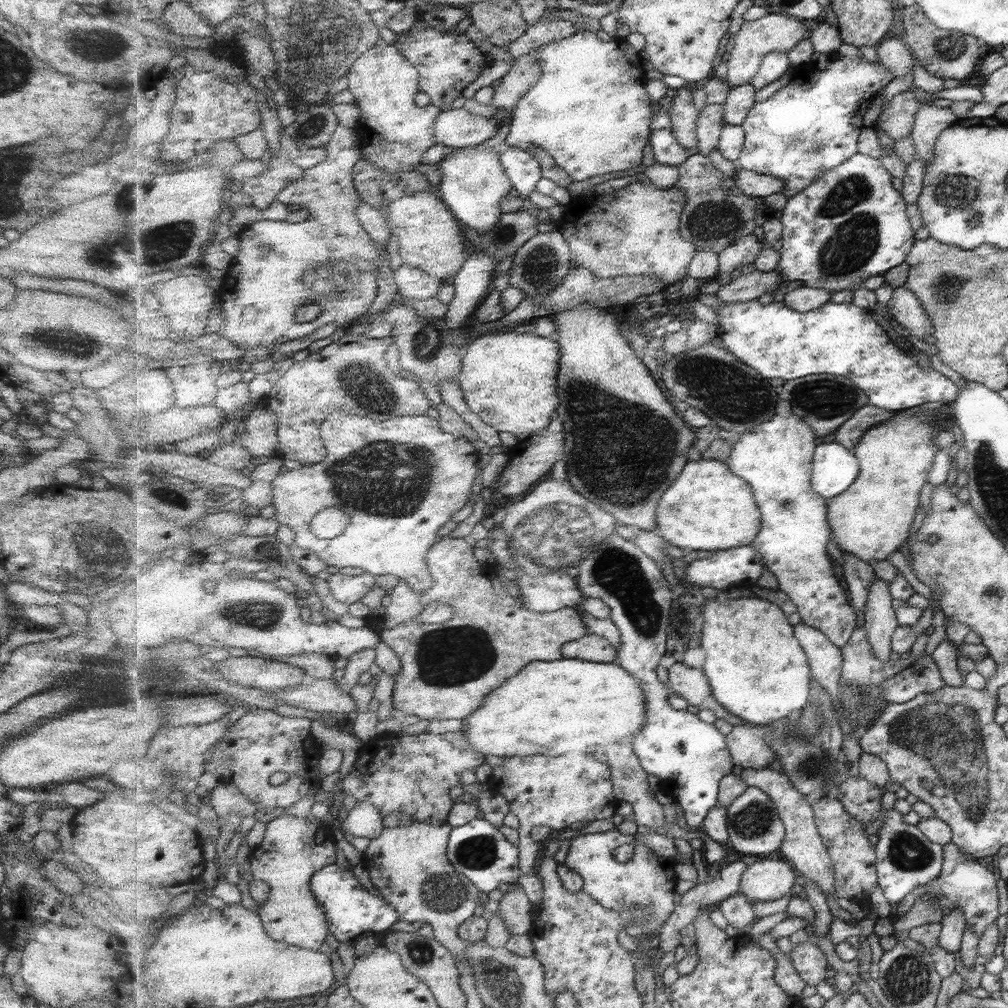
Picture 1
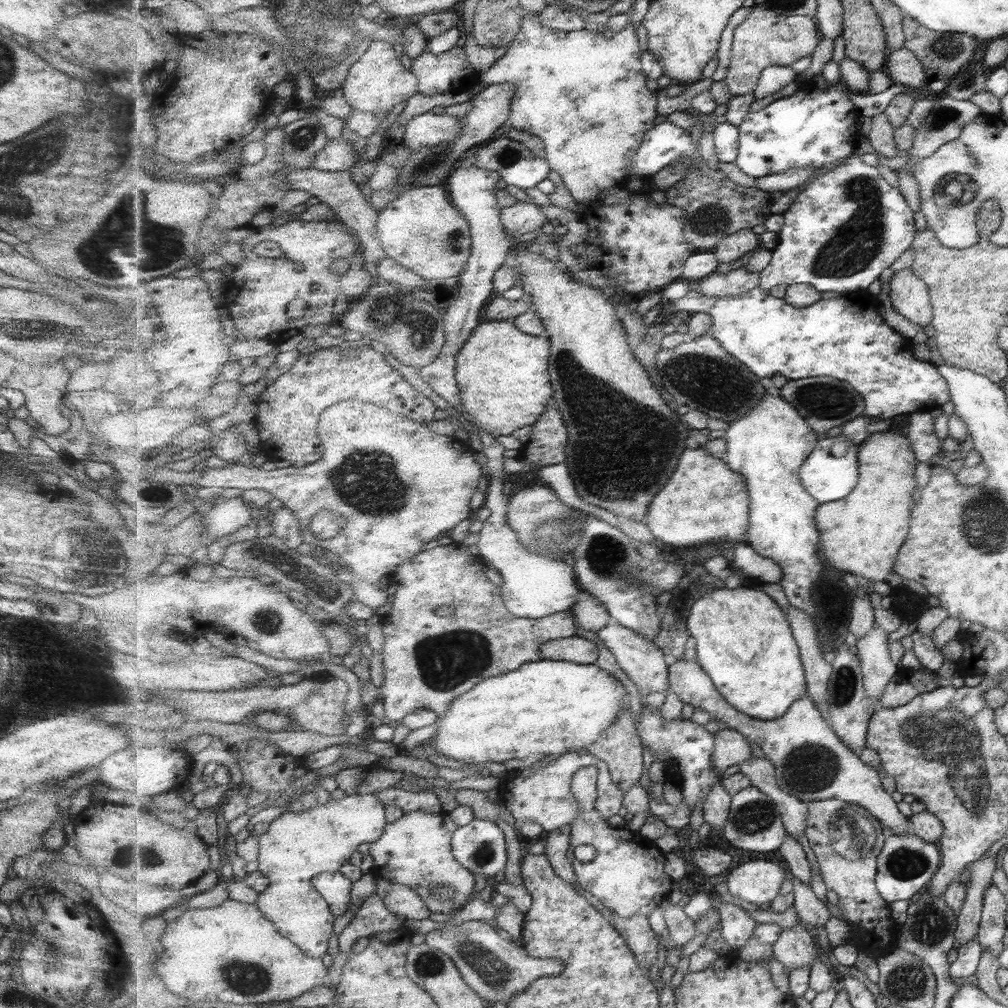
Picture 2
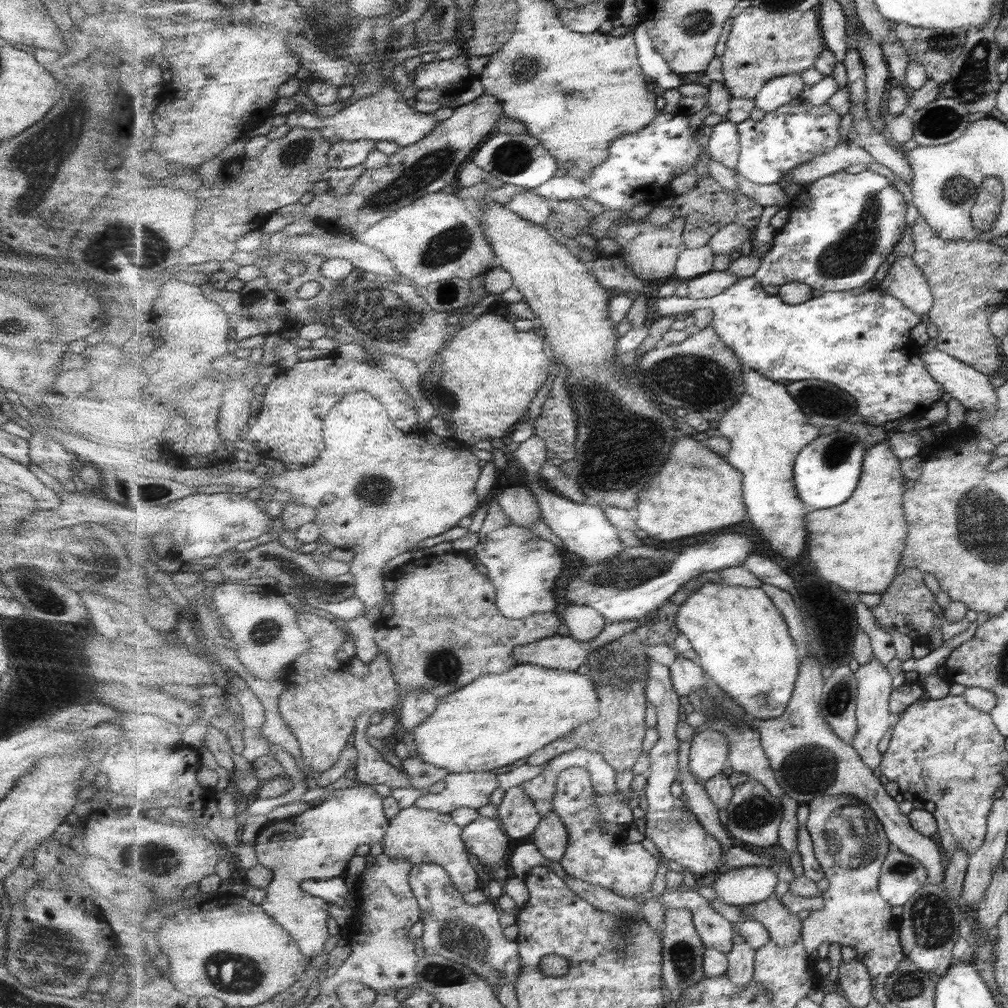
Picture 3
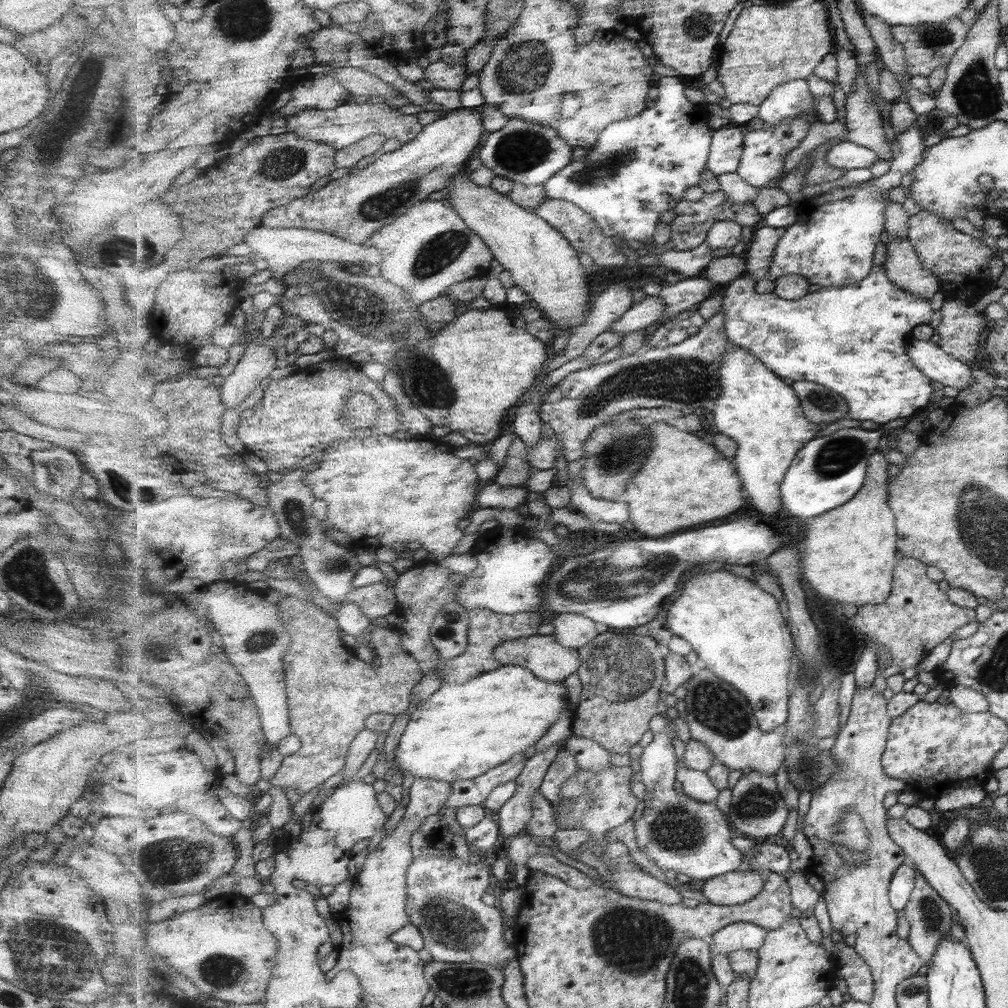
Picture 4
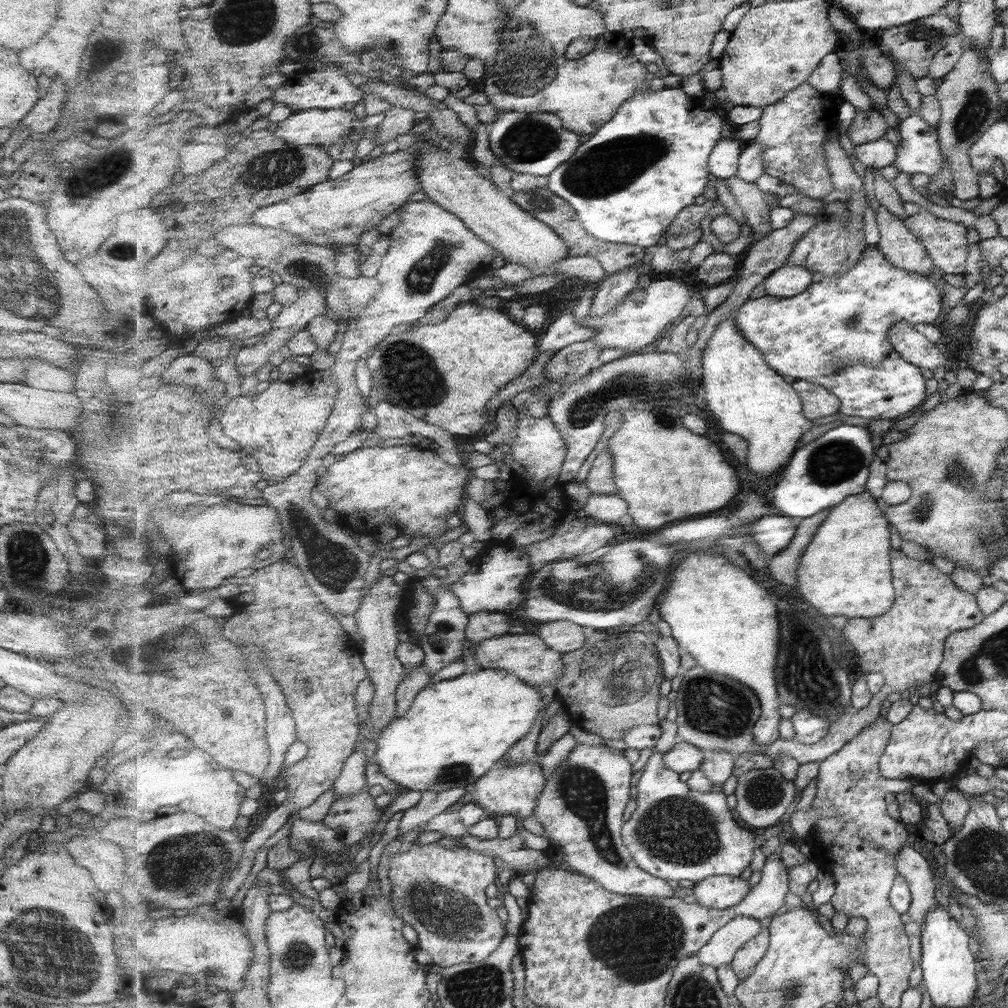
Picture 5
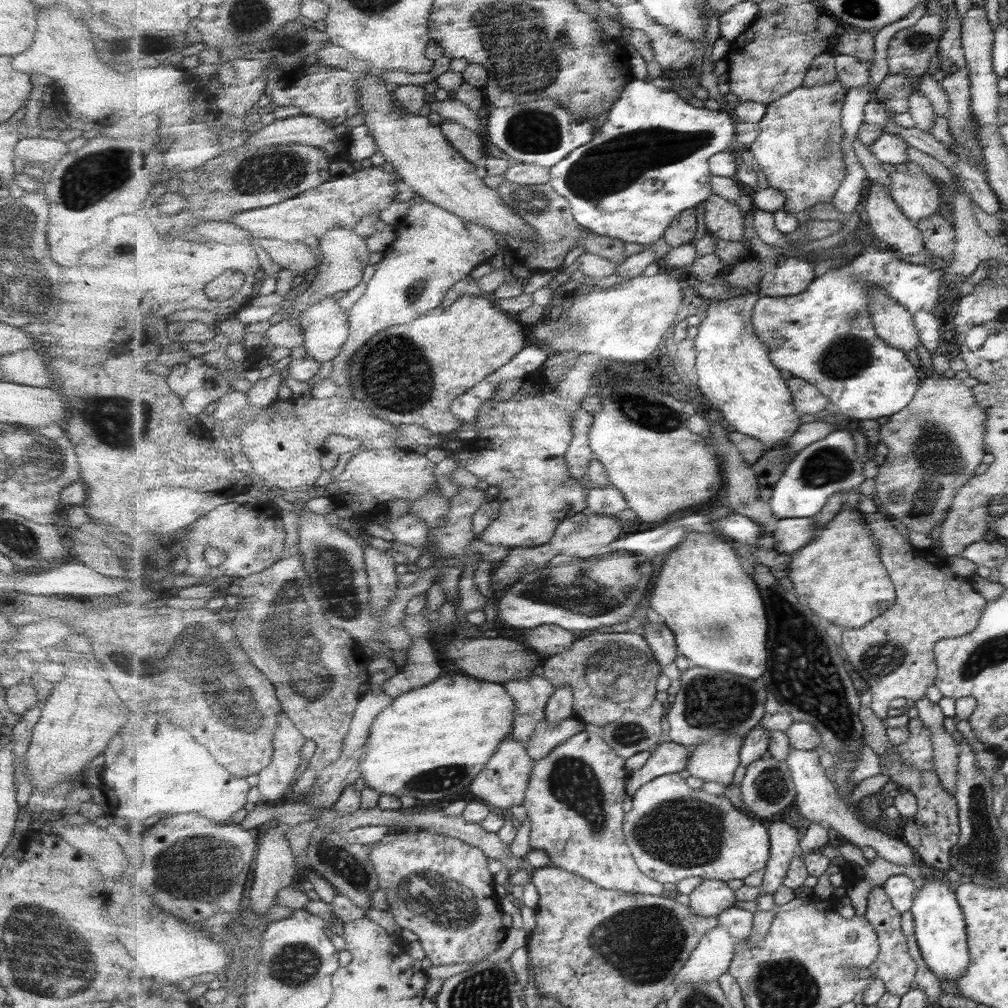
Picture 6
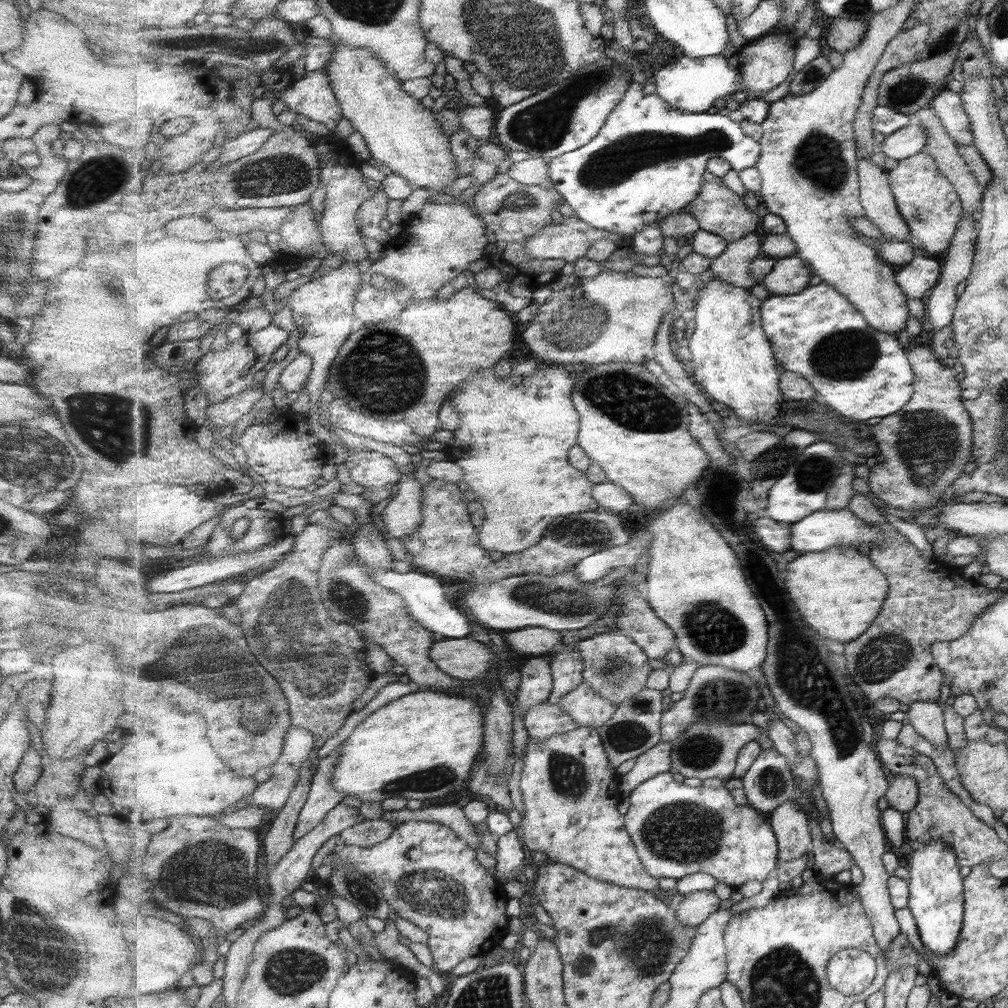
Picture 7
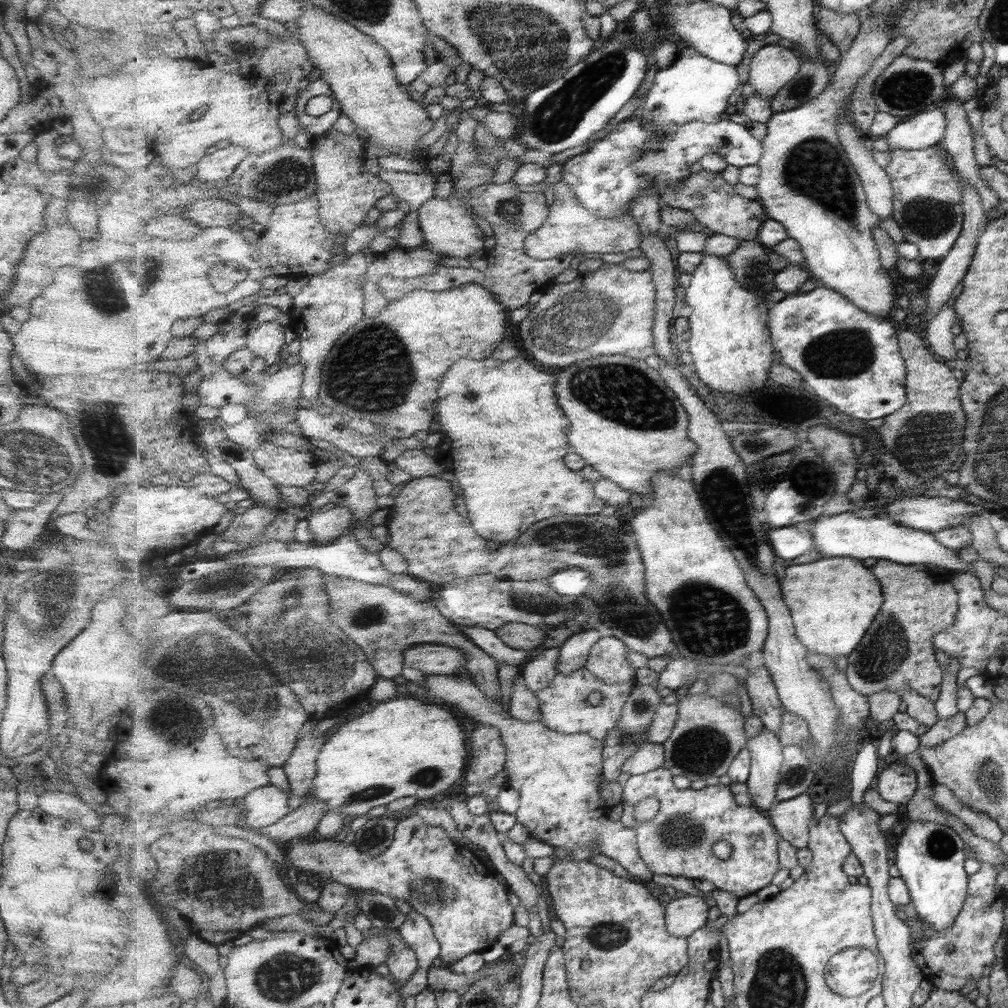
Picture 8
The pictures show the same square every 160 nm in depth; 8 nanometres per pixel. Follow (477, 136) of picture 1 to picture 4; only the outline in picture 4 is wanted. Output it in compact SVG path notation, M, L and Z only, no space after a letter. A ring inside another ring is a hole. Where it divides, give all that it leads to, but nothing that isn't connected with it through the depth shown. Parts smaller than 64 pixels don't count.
M370 100L362 104L347 102L329 110L305 109L296 115L286 117L286 122L287 131L296 132L304 139L329 143L336 150L343 150L343 148L352 146L356 142L366 139L369 135L375 134L409 143L425 128L415 114L403 114L401 110L388 106L382 100Z

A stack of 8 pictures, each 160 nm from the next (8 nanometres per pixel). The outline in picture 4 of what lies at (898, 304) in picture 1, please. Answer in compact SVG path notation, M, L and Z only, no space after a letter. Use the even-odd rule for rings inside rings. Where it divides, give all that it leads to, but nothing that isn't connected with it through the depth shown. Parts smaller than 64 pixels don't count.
M887 238L886 261L883 267L891 282L901 289L915 295L931 299L940 291L938 275L925 270L916 247L908 238Z

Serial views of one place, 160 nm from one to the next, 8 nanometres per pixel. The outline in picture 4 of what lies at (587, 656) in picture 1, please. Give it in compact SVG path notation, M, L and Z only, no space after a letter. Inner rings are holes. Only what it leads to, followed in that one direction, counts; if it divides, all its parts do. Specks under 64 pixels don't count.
M533 636L508 641L497 647L495 658L504 666L523 666L531 670L537 678L545 682L564 682L567 676L575 674L583 665L583 660L579 656L578 650L571 650L561 646L554 636Z

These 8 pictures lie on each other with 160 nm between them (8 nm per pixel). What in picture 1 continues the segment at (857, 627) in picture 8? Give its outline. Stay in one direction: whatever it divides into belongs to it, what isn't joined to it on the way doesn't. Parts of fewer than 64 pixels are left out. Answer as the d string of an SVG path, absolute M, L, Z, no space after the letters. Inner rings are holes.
M929 409L926 411L913 413L903 412L901 410L898 412L890 421L882 422L877 426L874 426L872 429L869 429L868 432L861 438L859 444L853 449L853 452L857 455L857 458L860 459L860 476L857 477L857 480L849 487L844 493L839 494L839 496L828 499L828 521L830 525L833 526L834 535L837 536L837 544L843 553L853 553L856 554L862 561L871 562L871 560L887 560L889 554L893 554L895 550L901 549L907 542L907 536L909 536L909 530L911 530L911 524L915 522L915 516L917 516L917 510L921 501L919 496L921 496L921 491L924 489L924 486L928 483L929 475L933 470L934 462L936 462L936 456L938 452L942 449L940 446L937 446L933 443L933 437L937 435L941 430L946 429L948 425L948 419L943 416L943 411L941 409Z

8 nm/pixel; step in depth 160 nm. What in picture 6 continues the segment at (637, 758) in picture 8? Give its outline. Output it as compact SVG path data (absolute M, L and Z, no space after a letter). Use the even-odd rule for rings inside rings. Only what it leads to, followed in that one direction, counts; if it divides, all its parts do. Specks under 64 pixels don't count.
M666 738L651 752L645 764L629 775L625 786L627 795L633 796L641 787L655 778L687 769L690 756L692 756L692 748Z

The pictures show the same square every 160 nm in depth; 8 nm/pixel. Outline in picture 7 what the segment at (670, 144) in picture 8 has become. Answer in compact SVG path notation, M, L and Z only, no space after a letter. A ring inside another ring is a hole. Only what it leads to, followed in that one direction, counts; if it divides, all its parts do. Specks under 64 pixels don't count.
M632 82L600 133L581 149L566 153L549 161L550 180L573 212L581 221L595 229L607 230L623 237L635 238L649 225L661 224L663 219L679 211L686 211L699 197L708 162L713 158L725 158L737 172L754 168L760 162L760 141L751 138L741 122L731 120L724 111L709 114L694 113L672 107L657 93L645 94L643 84Z

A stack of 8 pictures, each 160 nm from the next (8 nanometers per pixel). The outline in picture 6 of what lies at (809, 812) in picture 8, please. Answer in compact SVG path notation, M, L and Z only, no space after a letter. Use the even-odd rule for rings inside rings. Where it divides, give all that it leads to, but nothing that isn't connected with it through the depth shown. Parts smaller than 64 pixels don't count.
M772 820L768 829L771 854L764 870L762 887L763 892L772 895L784 885L790 864L799 852L802 837L797 828L780 820Z

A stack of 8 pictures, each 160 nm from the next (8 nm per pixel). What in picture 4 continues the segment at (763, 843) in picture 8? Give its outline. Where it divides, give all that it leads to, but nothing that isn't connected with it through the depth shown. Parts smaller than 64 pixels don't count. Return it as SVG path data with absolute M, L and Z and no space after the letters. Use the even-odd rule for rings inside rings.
M657 733L639 758L639 781L646 787L644 808L635 822L640 847L664 871L671 869L691 879L708 881L727 873L747 870L745 853L733 846L727 814L721 812L714 802L699 802L675 790L680 758L673 748L673 738L674 733Z

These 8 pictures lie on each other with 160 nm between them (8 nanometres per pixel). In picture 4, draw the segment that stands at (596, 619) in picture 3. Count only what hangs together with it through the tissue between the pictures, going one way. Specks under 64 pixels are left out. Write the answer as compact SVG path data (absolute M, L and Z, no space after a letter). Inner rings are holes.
M561 613L552 621L554 638L565 648L579 650L599 637L602 627L591 617L579 613Z

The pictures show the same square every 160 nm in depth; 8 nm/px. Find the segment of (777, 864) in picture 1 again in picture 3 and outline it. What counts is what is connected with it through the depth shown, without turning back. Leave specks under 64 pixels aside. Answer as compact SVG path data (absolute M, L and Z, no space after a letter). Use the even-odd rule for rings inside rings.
M755 865L717 875L713 889L723 902L745 908L772 897L779 884L777 869Z

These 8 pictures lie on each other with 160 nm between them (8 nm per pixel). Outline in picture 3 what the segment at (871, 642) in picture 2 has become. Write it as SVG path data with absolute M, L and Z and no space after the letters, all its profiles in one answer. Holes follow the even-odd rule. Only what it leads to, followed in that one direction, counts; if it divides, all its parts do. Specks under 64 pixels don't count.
M875 657L869 664L860 666L856 670L856 676L858 682L856 716L859 728L855 738L849 743L857 749L867 766L874 773L878 773L884 756L877 746L891 728L890 699L893 693L893 676L891 676L889 668L885 664L881 664L879 658Z

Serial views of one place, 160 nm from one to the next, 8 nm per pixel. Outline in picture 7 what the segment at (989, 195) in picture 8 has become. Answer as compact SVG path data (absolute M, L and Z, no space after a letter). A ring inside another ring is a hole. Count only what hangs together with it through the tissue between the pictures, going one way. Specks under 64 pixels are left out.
M946 88L930 104L937 116L942 118L947 132L956 140L957 146L973 146L974 134L969 115L958 92Z

